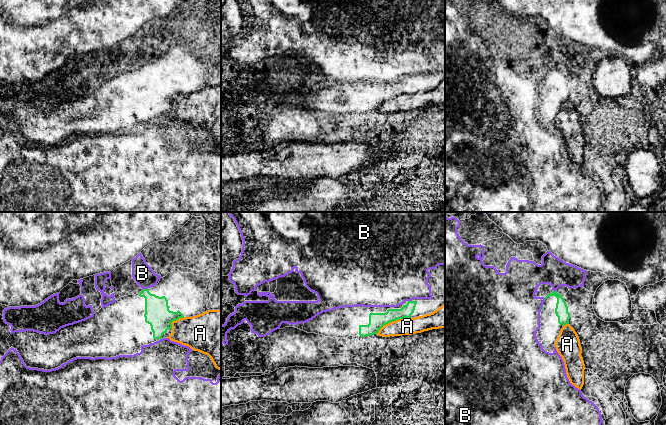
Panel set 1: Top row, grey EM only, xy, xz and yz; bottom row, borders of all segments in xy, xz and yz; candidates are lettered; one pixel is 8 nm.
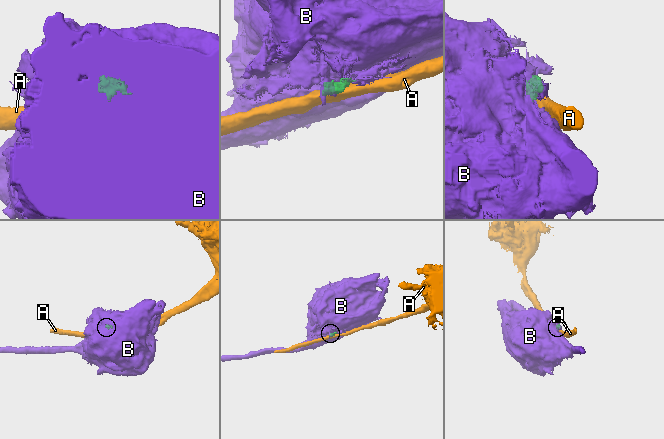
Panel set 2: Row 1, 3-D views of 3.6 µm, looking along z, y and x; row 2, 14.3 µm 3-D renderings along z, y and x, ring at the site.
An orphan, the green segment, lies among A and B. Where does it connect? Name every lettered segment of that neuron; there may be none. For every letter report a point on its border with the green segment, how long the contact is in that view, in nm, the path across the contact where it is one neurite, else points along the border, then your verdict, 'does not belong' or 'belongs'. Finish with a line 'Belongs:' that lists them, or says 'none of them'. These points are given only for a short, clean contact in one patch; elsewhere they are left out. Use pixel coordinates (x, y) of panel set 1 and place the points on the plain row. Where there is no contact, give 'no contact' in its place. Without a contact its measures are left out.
A: xz (393, 96) | 300 nm | along xz (410, 93), (390, 97), (376, 109) | does not belong
B: xy (145, 65) | 40 nm | does not belong
Belongs: none of them

